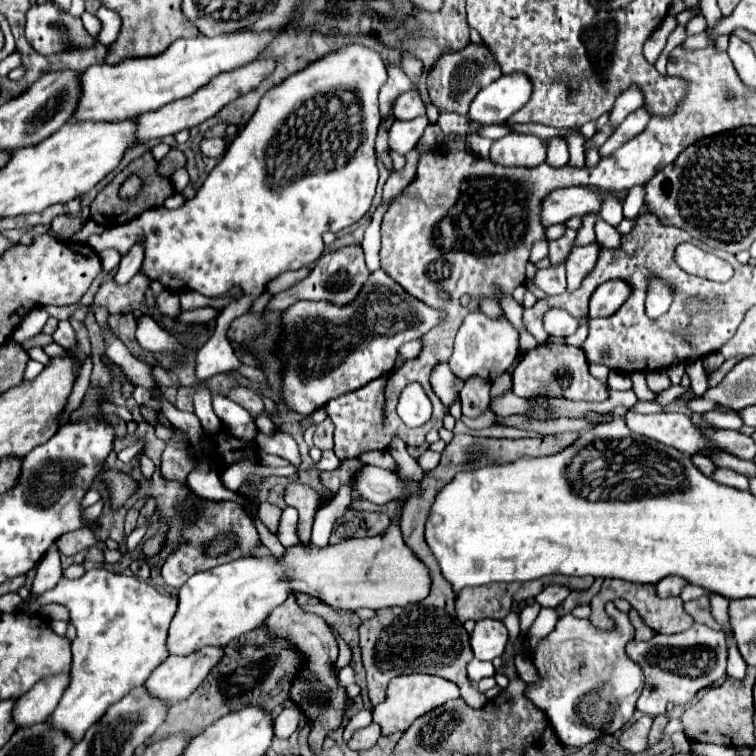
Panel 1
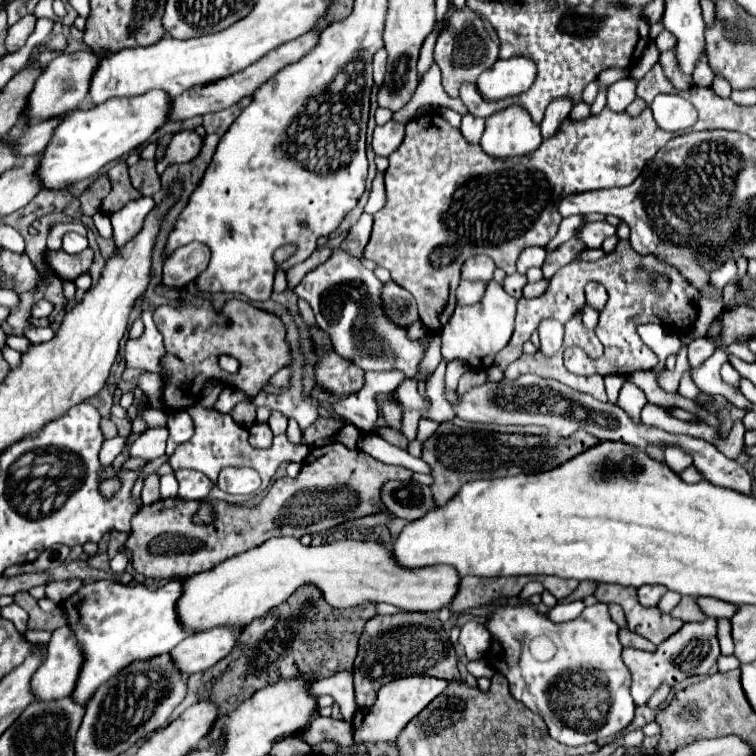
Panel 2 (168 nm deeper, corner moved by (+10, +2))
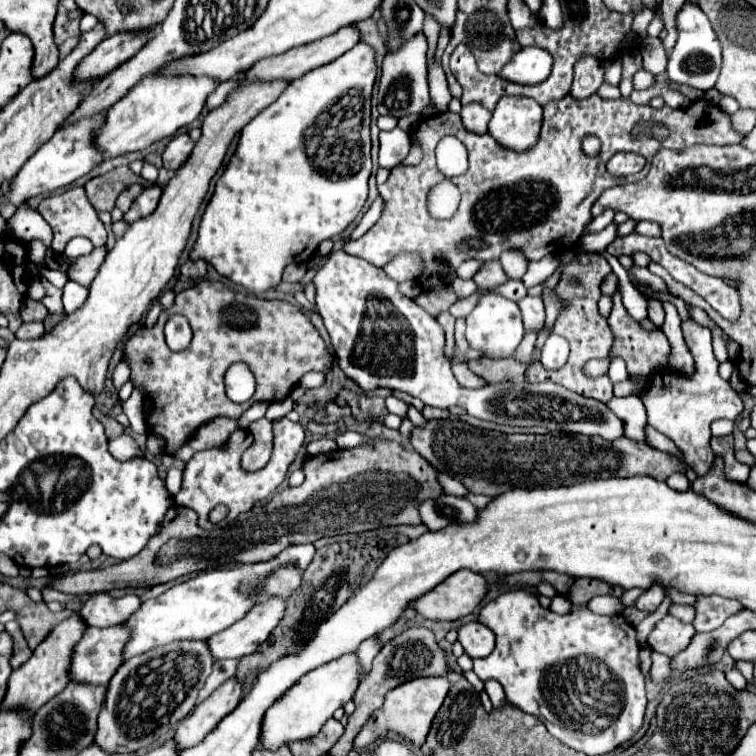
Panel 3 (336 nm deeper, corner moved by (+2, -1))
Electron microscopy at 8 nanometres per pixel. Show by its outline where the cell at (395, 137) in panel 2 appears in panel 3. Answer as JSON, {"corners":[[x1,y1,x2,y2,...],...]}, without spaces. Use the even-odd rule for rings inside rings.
{"corners":[[400,127,380,133,380,157,378,165,384,169,394,169,404,161,410,149,410,135]]}

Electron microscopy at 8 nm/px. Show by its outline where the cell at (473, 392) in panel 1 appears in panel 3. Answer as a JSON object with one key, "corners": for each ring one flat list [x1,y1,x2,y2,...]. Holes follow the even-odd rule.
{"corners":[[454,363,454,365,452,365,452,371,454,371,456,381,458,381,462,387,466,387,466,389,480,389,480,387,484,387,484,383,486,383,482,377,474,375,474,373,468,369,466,363]]}

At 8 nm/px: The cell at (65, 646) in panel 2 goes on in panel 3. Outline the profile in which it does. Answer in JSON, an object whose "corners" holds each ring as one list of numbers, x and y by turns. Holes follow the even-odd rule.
{"corners":[[88,627,82,641,74,649,70,677,78,683,108,685,116,669,124,663,120,659,124,643,128,641,128,627]]}

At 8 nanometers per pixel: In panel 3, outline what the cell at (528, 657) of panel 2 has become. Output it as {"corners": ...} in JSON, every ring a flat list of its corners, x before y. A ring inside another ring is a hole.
{"corners":[[514,589,514,591,508,591,500,597,496,597,494,601,486,603,478,615,478,621,484,623,486,627,490,627,496,635,496,649,484,657,484,659,476,659,474,661,474,673,482,679,482,681,488,681,488,679,494,679,498,681,502,687,504,687,504,693,506,693,506,701,534,717,538,717,546,729,558,739,562,741,564,745,576,749,576,751,582,751,586,755,606,755,610,751,614,751,616,747,624,745,626,741,630,741,636,731,642,727,642,719,644,719,644,711,646,711,646,683,644,683,644,673,640,671,640,663,638,663,638,651,640,651,640,645,636,641,636,631,634,627,622,617,622,615,596,615,592,613,590,609,586,607,574,607,572,613,568,615,558,615,550,609,544,609,540,603,538,603,538,595,536,593,530,593,528,589]]}

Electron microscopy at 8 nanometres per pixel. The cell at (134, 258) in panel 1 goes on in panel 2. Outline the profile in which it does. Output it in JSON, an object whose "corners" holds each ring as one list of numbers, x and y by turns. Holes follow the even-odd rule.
{"corners":[[142,196,138,200,132,200,132,204,124,206,114,216,110,216,112,228,114,228,114,244,116,244,116,250,124,248,124,244,128,244,128,240,132,240,140,232,140,228,144,226,146,216,150,214,150,210,154,206,156,204,154,204,152,198]]}

